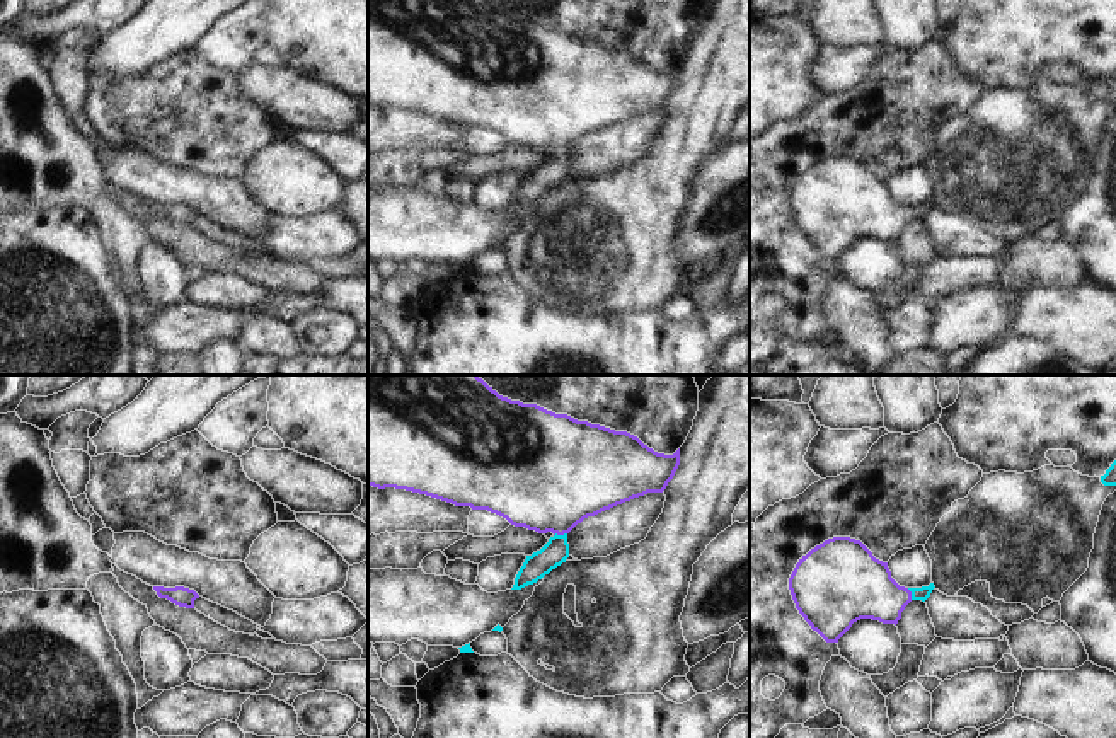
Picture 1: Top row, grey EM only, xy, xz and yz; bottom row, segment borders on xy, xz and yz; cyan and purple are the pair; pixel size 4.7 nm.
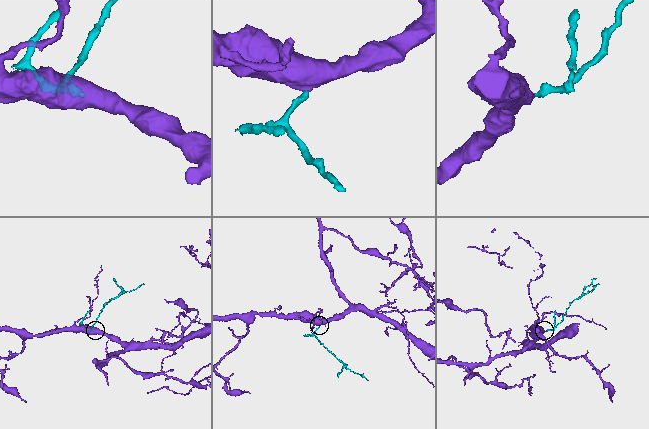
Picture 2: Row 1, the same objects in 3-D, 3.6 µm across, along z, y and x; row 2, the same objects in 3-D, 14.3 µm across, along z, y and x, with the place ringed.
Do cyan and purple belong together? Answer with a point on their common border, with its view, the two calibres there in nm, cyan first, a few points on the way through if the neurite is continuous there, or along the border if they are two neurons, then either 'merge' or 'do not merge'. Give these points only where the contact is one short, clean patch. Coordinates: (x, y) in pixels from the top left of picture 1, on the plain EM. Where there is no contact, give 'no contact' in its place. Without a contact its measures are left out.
meets cyan in xz at (559, 154); 120 nm thick on the cyan side, 440 nm on the other; runs through xz (556, 169), (559, 154), (559, 128), (547, 103); merge

